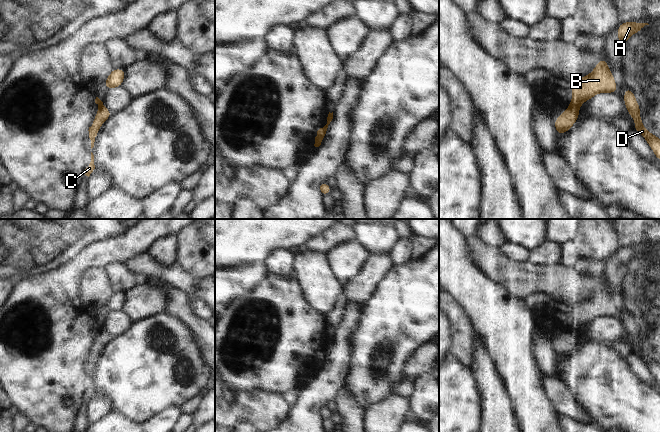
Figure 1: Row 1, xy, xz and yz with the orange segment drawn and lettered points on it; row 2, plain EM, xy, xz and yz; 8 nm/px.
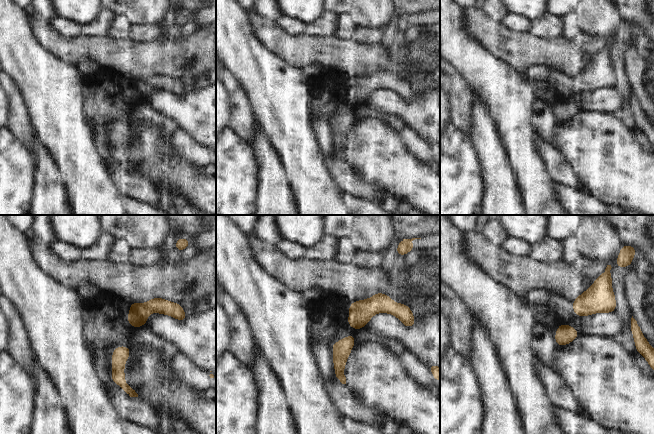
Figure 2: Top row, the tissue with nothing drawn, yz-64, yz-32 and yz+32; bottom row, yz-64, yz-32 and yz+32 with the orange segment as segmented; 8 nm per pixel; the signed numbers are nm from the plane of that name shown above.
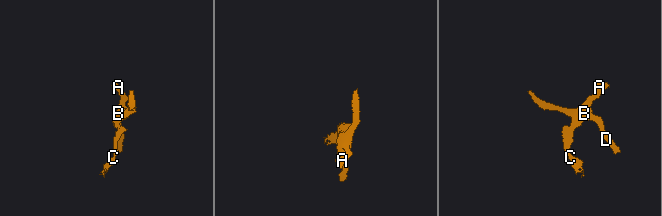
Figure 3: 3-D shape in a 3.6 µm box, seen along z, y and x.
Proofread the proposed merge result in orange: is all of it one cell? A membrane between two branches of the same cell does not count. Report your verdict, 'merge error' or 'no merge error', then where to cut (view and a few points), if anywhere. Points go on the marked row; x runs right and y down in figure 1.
merge error; cut yz (570, 104), (578, 109)

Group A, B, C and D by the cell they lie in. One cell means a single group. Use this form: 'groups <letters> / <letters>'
groups A B D / C

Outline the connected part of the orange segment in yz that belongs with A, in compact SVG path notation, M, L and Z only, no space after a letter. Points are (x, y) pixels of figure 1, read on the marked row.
M624 22L618 26L618 43L628 42L631 35L640 32L648 23Z

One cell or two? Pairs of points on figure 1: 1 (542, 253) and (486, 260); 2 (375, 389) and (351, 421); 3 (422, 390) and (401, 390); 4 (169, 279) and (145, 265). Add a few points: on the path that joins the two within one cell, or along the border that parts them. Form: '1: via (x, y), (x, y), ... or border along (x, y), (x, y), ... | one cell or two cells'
1: border along (528, 260), (533, 264), (551, 266) | two cells
2: border along (346, 388), (365, 407) | two cells
3: border along (413, 382), (413, 390), (407, 397) | two cells
4: via (163, 274), (151, 269) | one cell

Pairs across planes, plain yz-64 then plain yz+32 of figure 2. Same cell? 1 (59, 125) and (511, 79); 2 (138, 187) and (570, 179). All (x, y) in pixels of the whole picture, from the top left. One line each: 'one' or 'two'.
1: one
2: one

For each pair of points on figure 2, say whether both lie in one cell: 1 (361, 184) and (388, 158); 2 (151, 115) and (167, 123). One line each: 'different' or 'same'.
1: different
2: same

